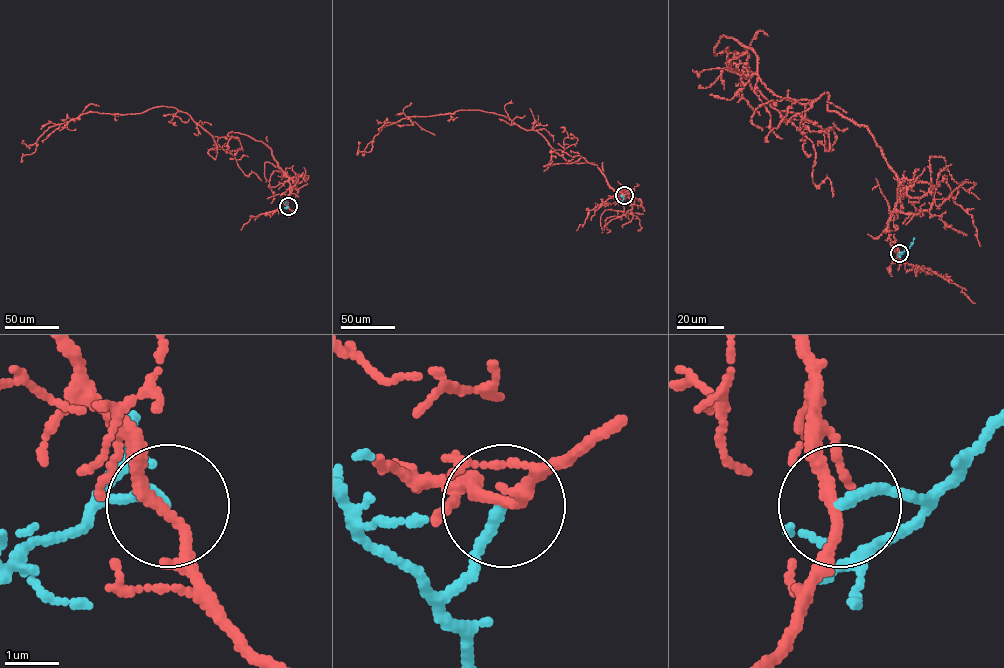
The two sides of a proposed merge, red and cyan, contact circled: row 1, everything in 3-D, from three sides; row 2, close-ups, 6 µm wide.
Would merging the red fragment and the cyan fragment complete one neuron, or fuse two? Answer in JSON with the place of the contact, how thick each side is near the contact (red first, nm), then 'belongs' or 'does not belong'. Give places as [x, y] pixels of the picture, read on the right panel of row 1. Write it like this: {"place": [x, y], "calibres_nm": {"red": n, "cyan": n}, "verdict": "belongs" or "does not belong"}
{"place": [899, 253], "calibres_nm": {"red": 200, "cyan": 190}, "verdict": "does not belong"}

